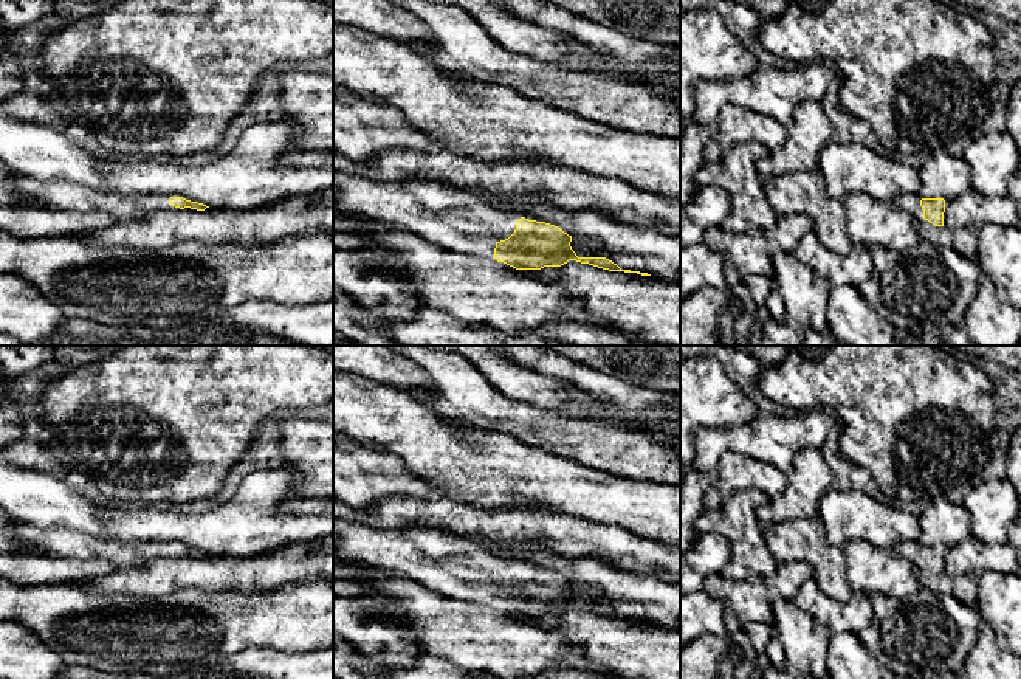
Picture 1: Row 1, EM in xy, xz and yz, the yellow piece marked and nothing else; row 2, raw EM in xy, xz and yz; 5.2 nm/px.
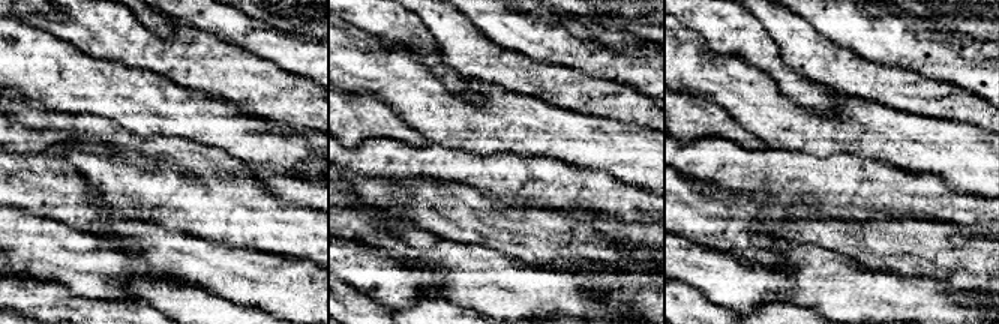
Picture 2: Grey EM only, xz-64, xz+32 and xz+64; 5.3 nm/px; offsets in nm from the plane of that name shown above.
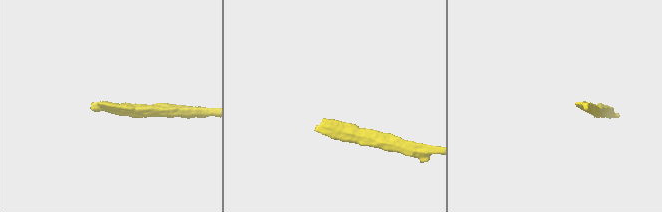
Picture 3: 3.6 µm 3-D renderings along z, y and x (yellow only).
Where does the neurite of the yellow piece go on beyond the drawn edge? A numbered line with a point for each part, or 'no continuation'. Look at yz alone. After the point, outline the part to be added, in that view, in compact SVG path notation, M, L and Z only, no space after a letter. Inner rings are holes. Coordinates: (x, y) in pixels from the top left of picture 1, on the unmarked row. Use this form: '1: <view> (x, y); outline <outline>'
1: yz (907, 549); outline M900 541L892 547L894 555L906 558L914 566L923 566L923 557L920 553L922 544L919 541Z

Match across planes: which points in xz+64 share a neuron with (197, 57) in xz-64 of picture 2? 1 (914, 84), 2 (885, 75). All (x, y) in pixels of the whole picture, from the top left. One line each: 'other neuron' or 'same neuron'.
1: same neuron
2: same neuron

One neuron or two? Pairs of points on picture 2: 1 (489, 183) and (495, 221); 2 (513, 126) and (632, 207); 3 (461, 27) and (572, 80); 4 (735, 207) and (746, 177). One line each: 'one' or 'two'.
1: two
2: two
3: one
4: two

